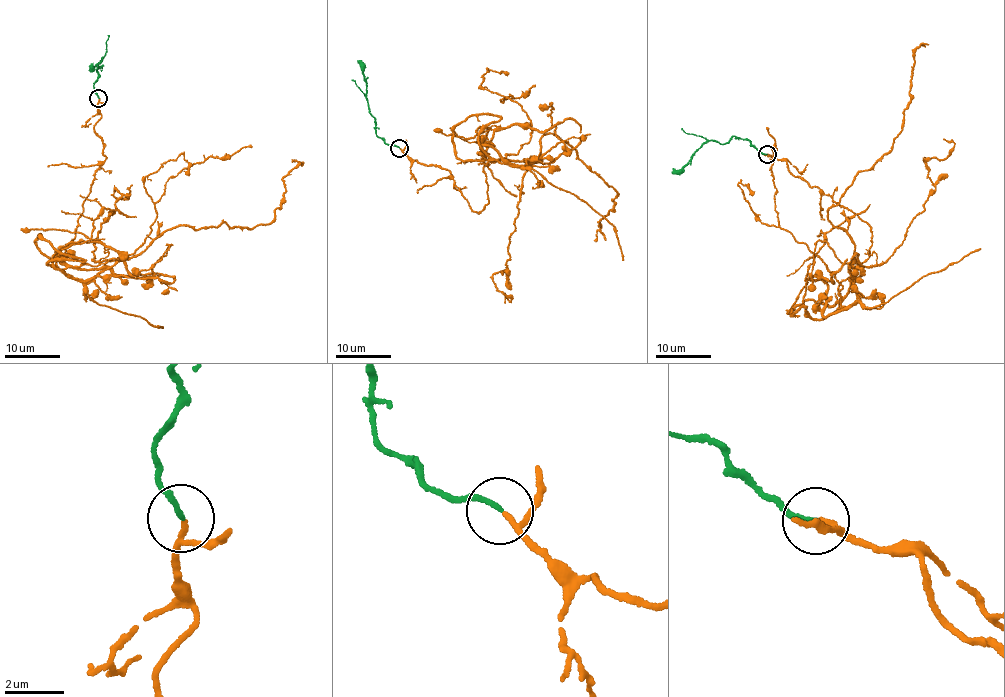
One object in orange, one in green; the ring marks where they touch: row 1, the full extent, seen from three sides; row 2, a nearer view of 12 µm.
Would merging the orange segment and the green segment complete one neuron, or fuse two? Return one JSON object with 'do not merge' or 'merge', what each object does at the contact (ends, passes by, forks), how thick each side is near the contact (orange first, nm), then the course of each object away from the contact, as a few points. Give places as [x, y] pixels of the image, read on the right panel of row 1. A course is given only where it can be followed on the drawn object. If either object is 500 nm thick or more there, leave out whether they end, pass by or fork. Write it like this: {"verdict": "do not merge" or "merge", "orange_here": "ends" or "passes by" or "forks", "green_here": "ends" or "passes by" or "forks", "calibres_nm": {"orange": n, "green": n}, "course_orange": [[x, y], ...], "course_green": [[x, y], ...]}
{"verdict": "merge", "orange_here": "passes by", "green_here": "ends", "calibres_nm": {"orange": 120, "green": 160}, "course_orange": [[767, 154], [870, 228], [868, 258], [838, 286], [840, 303], [855, 250], [828, 212], [898, 136], [925, 47]], "course_green": [[767, 154], [744, 139], [733, 137], [719, 143], [709, 140], [686, 165], [671, 173]]}

